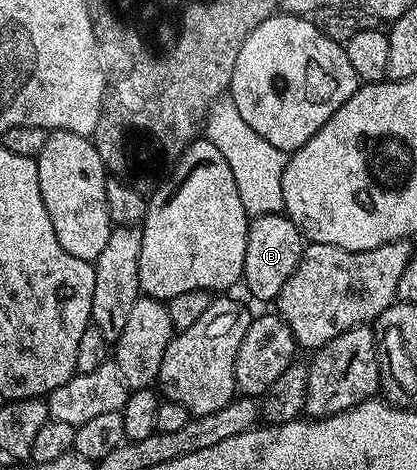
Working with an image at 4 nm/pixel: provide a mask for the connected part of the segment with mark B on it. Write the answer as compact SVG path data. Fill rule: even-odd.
M287 214L258 215L249 222L242 287L256 299L279 300L282 285L290 281L304 255L306 240Z

